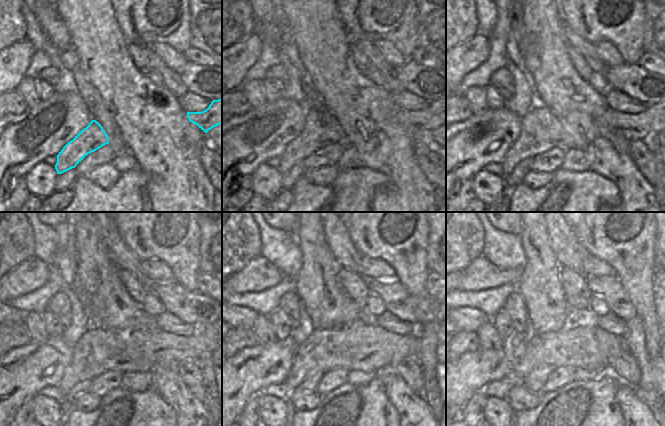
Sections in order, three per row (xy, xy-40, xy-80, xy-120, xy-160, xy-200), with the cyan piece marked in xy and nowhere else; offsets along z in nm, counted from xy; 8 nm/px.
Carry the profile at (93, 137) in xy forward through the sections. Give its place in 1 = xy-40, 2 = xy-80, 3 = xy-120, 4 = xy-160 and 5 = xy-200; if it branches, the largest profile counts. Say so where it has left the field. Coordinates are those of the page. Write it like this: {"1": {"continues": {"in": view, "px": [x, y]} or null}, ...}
{"1": {"continues": {"in": "xy-40", "px": [321, 128]}}, "2": {"continues": {"in": "xy-80", "px": [541, 130]}}, "3": {"continues": {"in": "xy-120", "px": [100, 350]}}, "4": {"continues": {"in": "xy-160", "px": [365, 346]}}, "5": {"continues": {"in": "xy-200", "px": [583, 344]}}}

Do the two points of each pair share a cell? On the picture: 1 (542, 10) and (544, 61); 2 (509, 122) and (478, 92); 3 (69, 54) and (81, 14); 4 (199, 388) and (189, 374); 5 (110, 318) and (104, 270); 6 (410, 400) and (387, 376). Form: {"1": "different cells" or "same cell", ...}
{"1": "same cell", "2": "different cells", "3": "different cells", "4": "same cell", "5": "same cell", "6": "same cell"}

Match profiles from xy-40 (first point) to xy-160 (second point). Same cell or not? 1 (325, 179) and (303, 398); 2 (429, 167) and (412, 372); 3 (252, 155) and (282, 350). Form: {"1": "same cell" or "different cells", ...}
{"1": "same cell", "2": "same cell", "3": "same cell"}

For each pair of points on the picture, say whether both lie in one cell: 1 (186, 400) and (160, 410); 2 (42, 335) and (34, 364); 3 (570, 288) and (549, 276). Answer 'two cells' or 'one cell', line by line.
1: two cells
2: two cells
3: two cells

